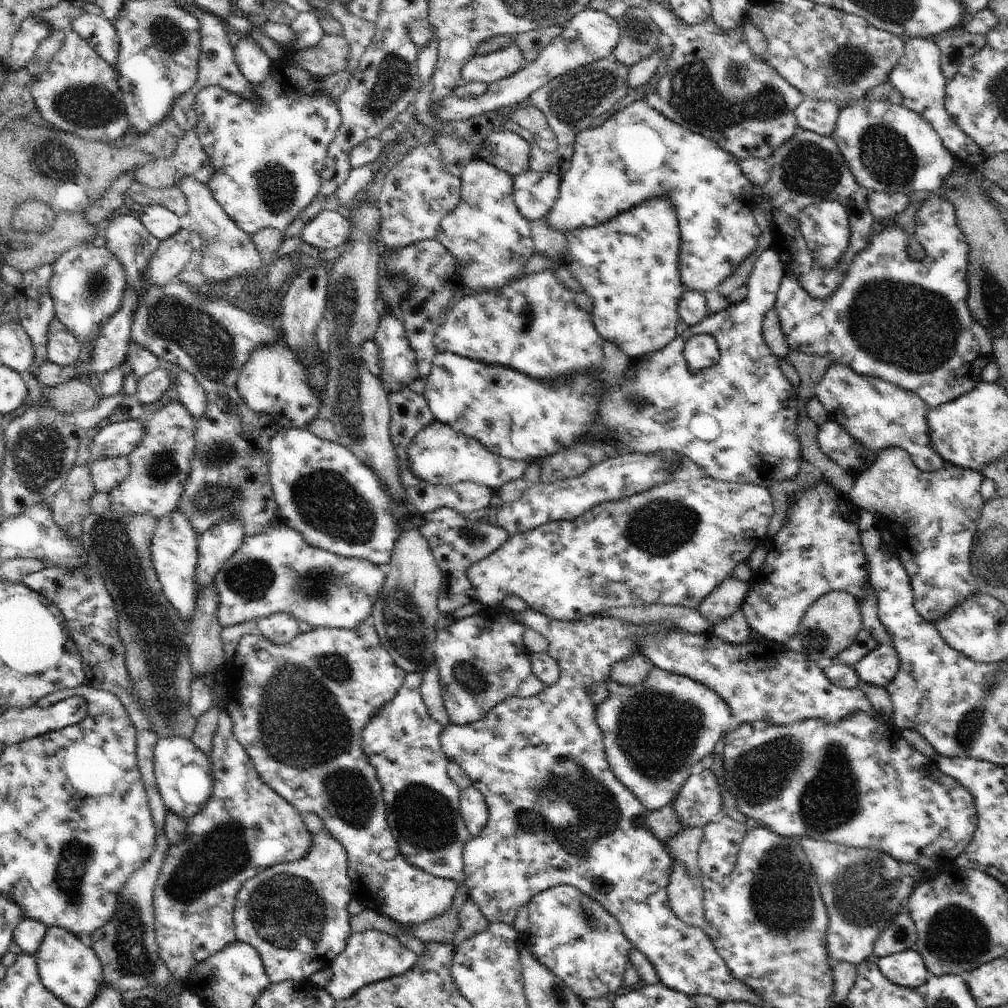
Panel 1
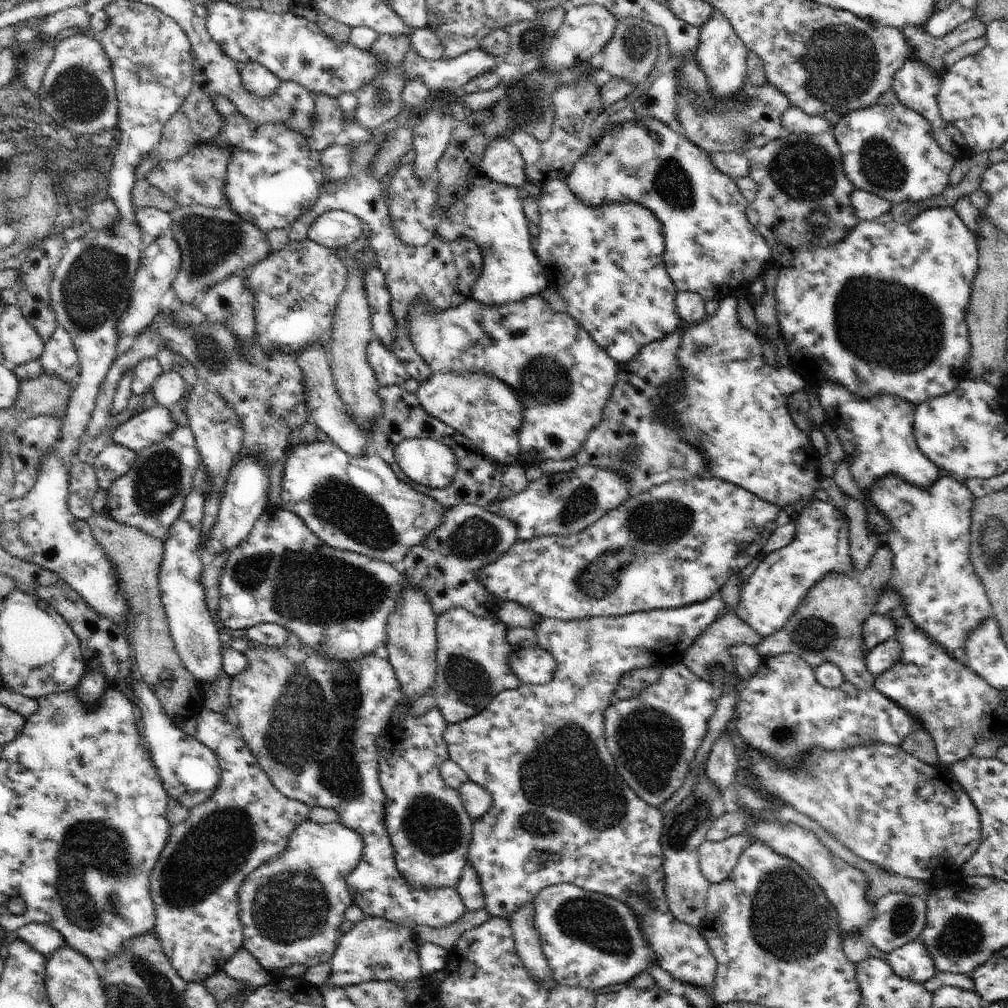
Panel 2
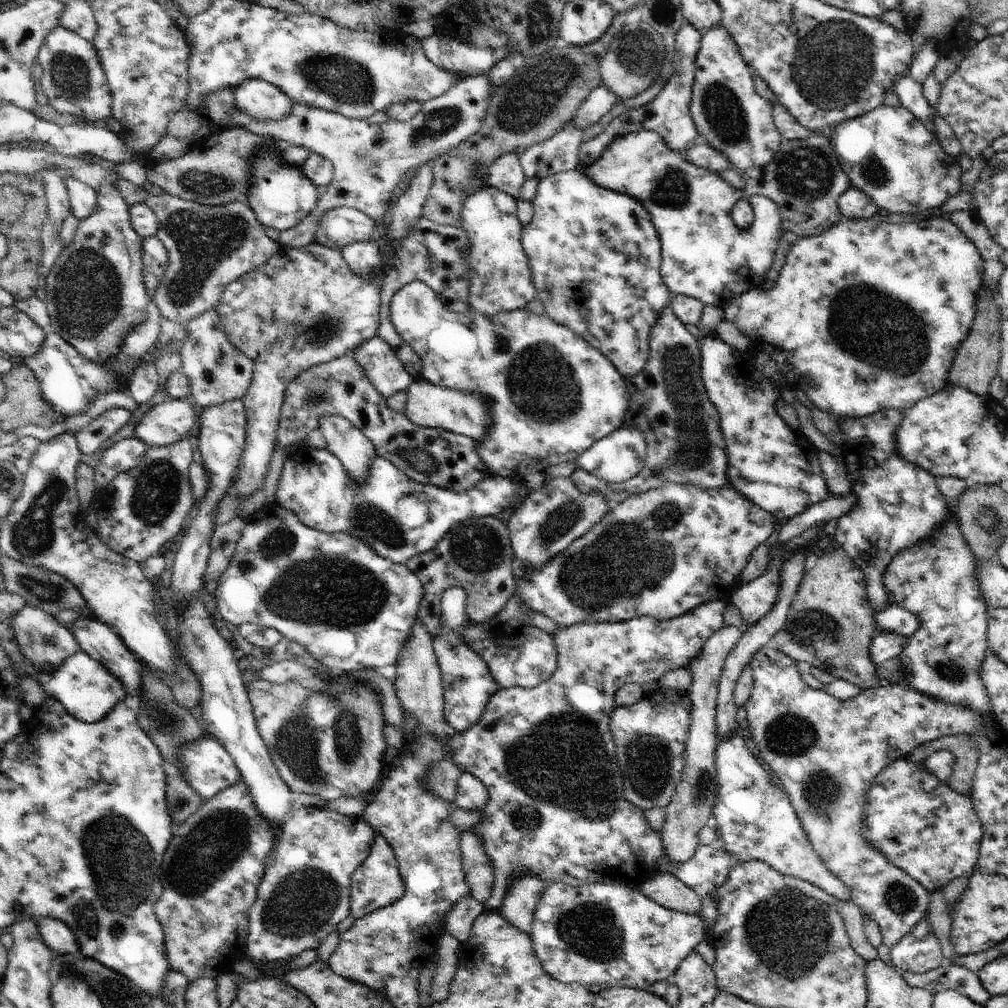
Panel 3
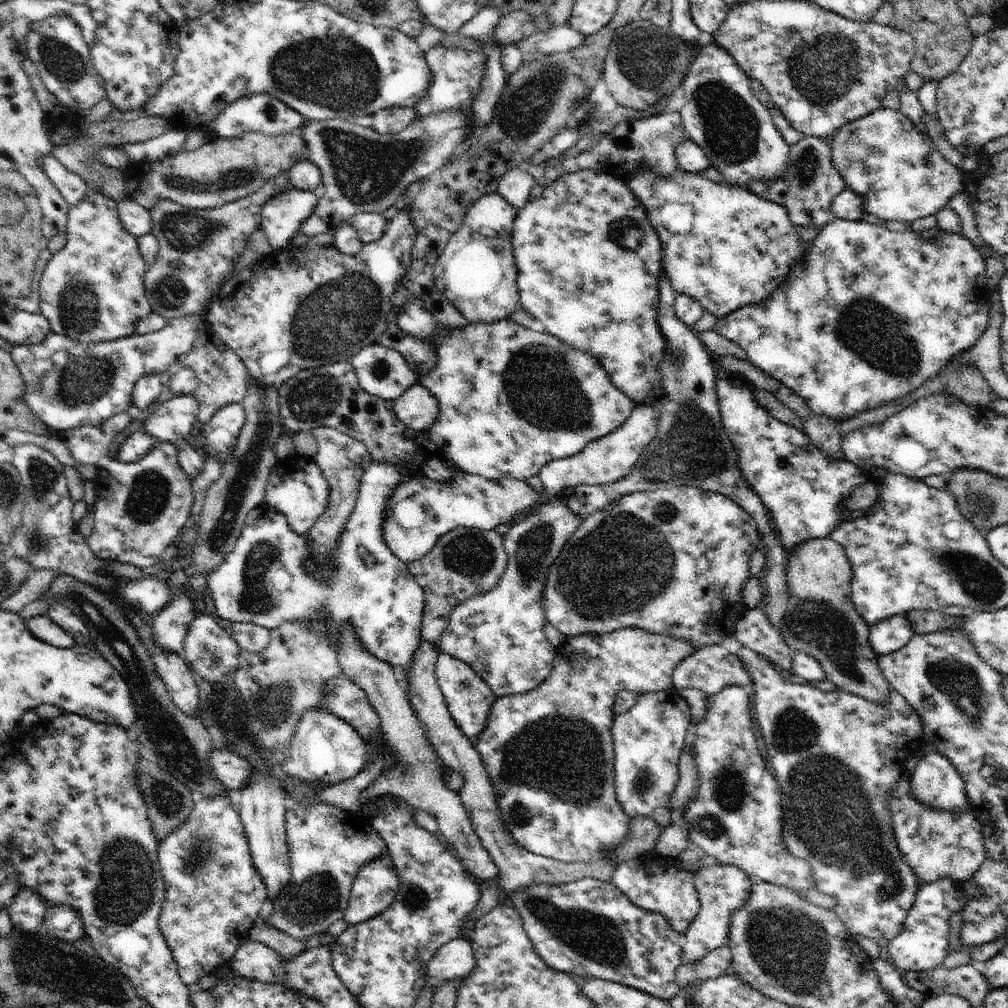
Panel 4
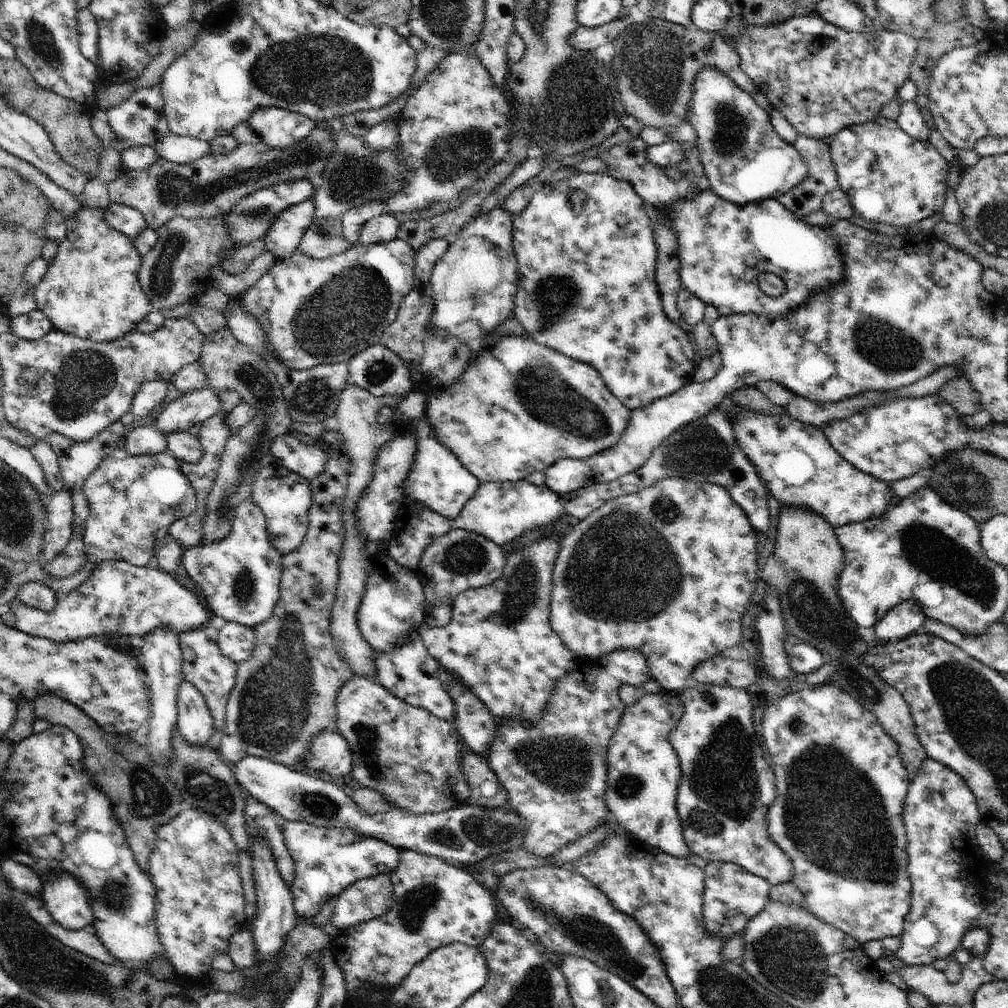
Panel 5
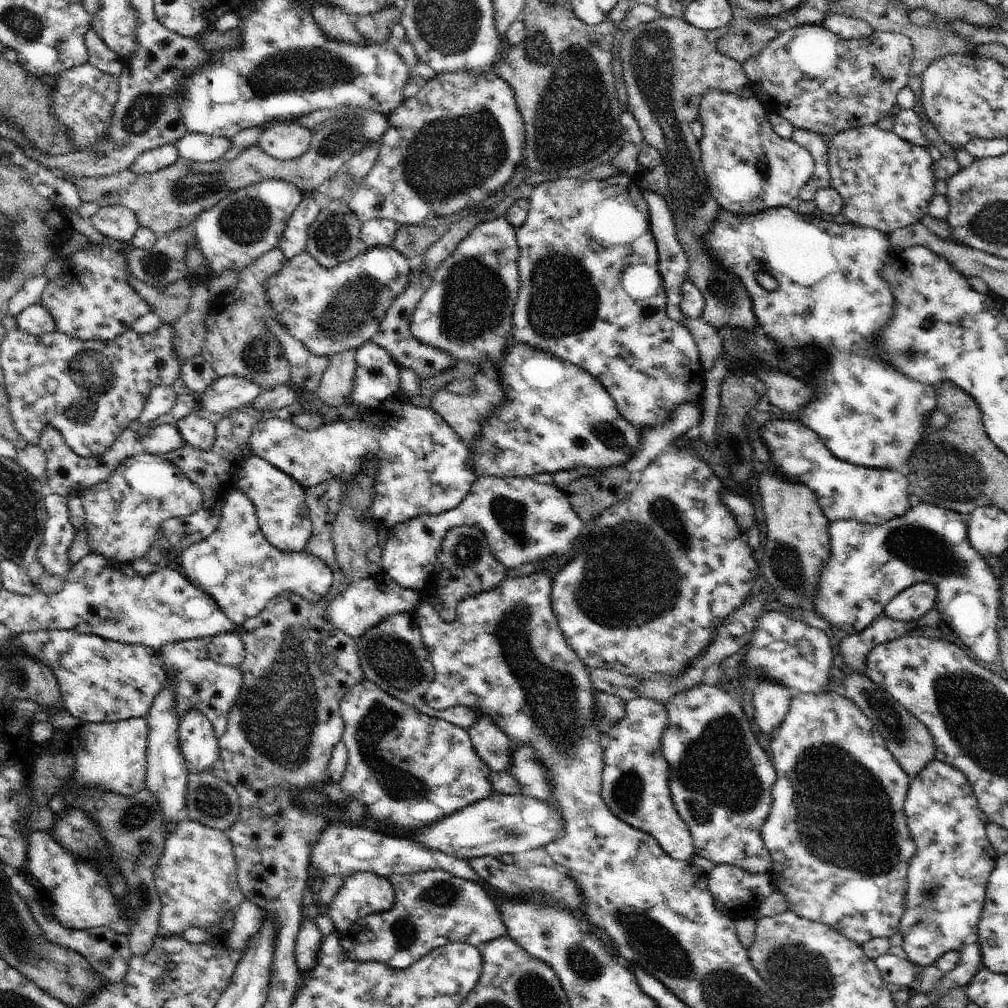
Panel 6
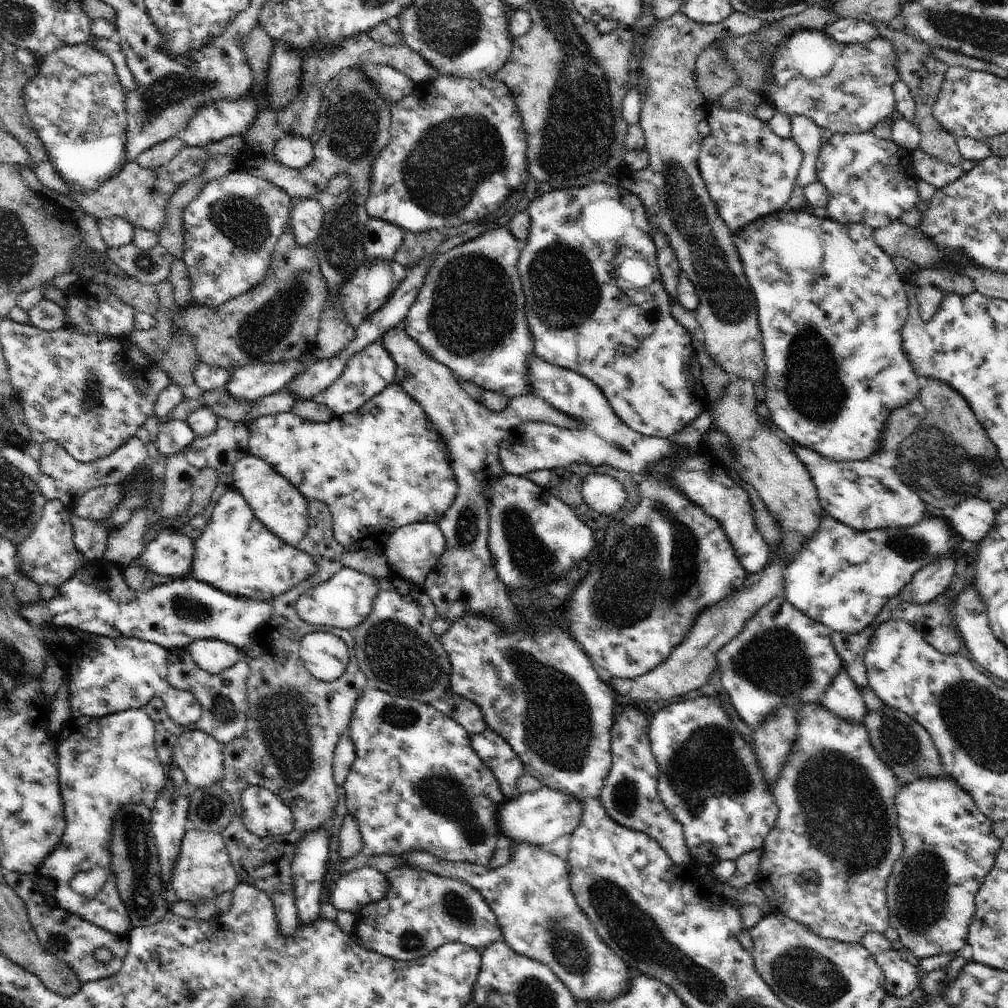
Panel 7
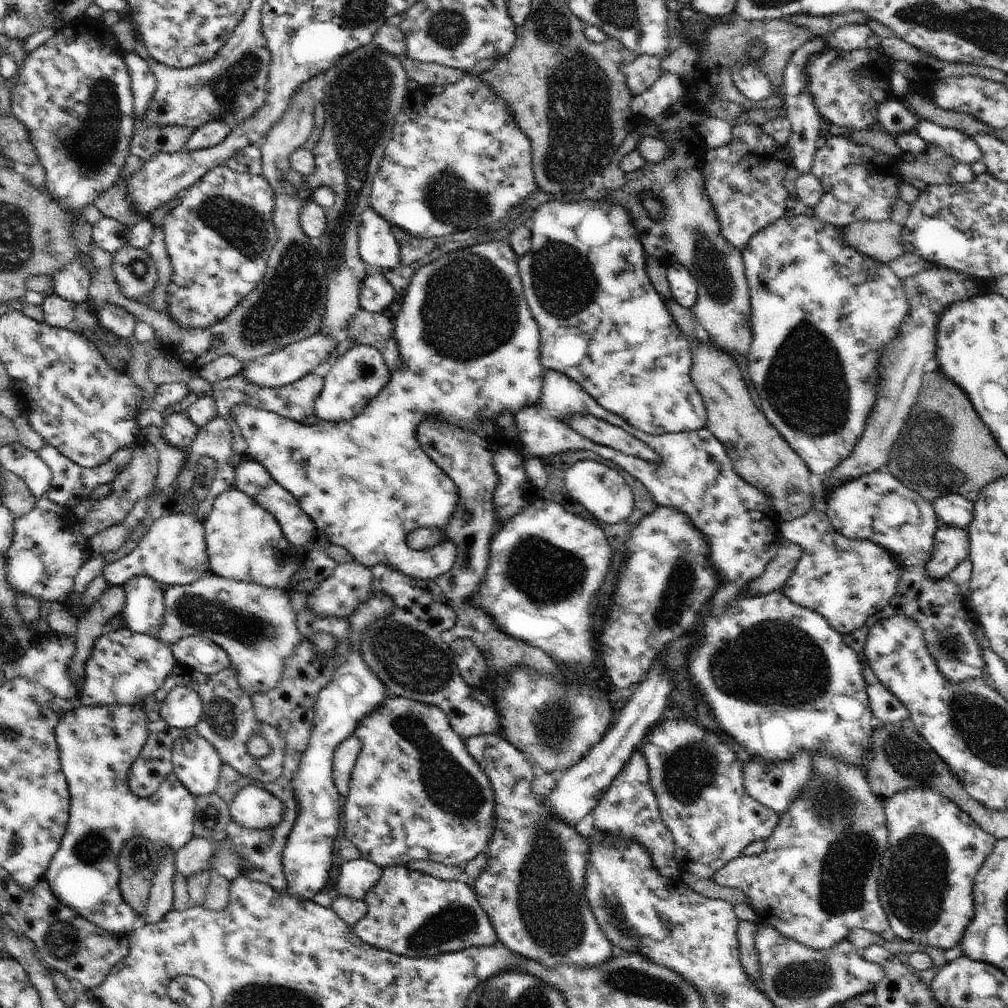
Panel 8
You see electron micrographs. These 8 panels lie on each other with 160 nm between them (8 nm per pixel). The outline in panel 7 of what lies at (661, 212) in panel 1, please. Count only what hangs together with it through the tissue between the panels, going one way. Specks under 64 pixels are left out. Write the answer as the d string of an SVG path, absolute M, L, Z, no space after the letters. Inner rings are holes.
M608 181L594 182L594 184L588 184L588 186L578 188L557 188L550 190L550 192L546 192L546 194L542 194L539 198L536 198L528 206L526 212L529 215L529 234L525 247L520 254L517 268L525 295L526 320L528 320L532 338L534 338L535 355L546 360L546 362L550 362L550 364L554 364L554 366L560 366L560 368L578 372L578 374L588 378L593 384L596 384L600 388L600 392L604 394L604 398L610 402L615 416L618 416L623 424L626 424L626 426L632 428L635 432L650 437L671 439L682 428L686 428L688 424L692 424L694 420L698 420L698 416L702 416L702 412L708 410L711 401L709 400L706 388L704 388L705 385L701 380L701 367L698 363L694 346L692 346L690 334L682 324L679 324L672 317L670 298L665 292L657 264L657 247L653 240L653 228L650 228L646 210L638 195L627 192L618 185L610 186ZM626 258L640 258L650 264L650 268L654 272L654 282L648 288L638 290L630 282L624 280L622 276L619 276L618 268Z

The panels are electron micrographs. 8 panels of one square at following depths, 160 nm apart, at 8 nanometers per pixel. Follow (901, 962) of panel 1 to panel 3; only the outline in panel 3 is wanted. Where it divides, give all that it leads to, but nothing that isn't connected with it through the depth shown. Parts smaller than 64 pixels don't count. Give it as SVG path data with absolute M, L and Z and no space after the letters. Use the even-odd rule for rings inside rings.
M928 917L922 919L910 934L890 949L893 966L900 972L924 974L945 964L942 945L932 933Z

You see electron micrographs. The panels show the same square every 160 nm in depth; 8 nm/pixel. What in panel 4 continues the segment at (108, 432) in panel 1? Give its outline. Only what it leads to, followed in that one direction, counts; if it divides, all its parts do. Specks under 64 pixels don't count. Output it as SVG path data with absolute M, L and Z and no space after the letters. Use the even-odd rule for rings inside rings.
M176 395L158 406L141 430L160 441L176 443L180 438L190 437L198 411L198 401L192 395Z

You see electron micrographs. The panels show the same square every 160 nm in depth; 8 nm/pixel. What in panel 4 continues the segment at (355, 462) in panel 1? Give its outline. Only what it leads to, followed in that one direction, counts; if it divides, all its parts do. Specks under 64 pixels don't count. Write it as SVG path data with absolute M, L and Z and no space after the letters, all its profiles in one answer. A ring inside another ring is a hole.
M298 453L277 461L268 477L265 500L271 507L287 518L290 528L299 535L306 535L312 530L317 520L325 513L329 503L330 483L314 458L300 456ZM464 472L453 481L444 482L420 476L411 477L397 484L386 501L382 523L383 539L392 554L402 562L414 562L426 556L436 546L441 535L454 528L494 530L500 524L508 524L522 510L536 505L540 495L527 481L512 477L488 480L486 477Z

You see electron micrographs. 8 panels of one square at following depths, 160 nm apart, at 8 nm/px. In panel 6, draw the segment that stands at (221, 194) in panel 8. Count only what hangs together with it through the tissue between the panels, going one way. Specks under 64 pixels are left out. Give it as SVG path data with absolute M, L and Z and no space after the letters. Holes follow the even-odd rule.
M278 179L261 180L230 193L214 208L194 220L190 228L195 230L197 248L202 250L204 258L209 261L208 268L216 271L215 278L226 269L241 272L259 256L276 248L291 214L305 195L307 193L295 184Z

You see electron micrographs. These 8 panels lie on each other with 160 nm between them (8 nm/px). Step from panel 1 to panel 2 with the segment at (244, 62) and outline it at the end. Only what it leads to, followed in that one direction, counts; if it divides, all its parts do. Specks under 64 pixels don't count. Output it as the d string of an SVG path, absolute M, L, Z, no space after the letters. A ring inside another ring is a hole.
M258 61L245 62L239 69L243 85L256 96L267 99L278 90L281 80Z

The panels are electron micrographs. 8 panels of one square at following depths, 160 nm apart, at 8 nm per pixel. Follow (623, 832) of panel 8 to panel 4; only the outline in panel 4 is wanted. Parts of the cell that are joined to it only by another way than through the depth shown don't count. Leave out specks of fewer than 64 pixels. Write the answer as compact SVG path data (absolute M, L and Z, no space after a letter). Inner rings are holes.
M676 688L639 691L634 706L614 717L611 731L615 744L616 798L631 819L634 816L649 816L664 830L672 824L669 804L679 779L679 756L691 725L690 706Z

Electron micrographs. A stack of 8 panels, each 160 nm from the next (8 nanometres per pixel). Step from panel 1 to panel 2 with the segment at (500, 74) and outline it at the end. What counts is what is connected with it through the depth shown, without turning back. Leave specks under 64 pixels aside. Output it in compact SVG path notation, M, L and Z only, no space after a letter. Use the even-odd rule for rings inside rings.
M414 49L407 52L406 58L403 60L403 71L407 76L407 80L417 79L418 77L428 85L432 94L437 94L438 91L449 90L459 93L460 89L472 79L479 77L484 73L496 73L496 67L504 64L504 59L501 56L492 55L482 49L474 49L456 57L452 60L444 58L435 61L423 59Z

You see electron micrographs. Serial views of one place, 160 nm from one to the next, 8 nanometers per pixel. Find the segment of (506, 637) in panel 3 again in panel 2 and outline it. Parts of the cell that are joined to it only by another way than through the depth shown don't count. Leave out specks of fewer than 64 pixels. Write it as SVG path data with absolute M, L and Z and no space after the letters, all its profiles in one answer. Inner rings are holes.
M540 646L514 647L509 657L512 670L524 685L548 684L554 678L556 660Z

